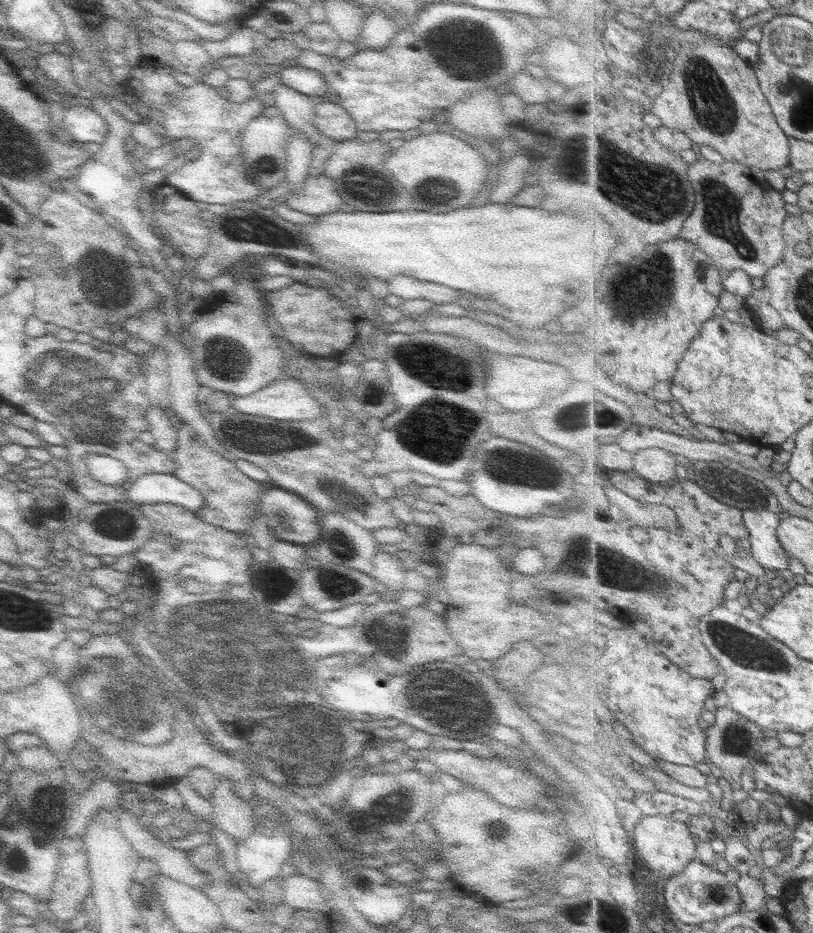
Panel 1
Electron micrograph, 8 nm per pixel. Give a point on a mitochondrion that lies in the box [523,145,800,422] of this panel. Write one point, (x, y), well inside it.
(721, 207)

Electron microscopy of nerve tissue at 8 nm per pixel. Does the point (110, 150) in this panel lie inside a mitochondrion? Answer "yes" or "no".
no

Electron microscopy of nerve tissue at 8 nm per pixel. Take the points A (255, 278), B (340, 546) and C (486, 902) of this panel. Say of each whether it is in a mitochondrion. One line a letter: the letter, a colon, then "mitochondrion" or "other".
A: other
B: mitochondrion
C: other

